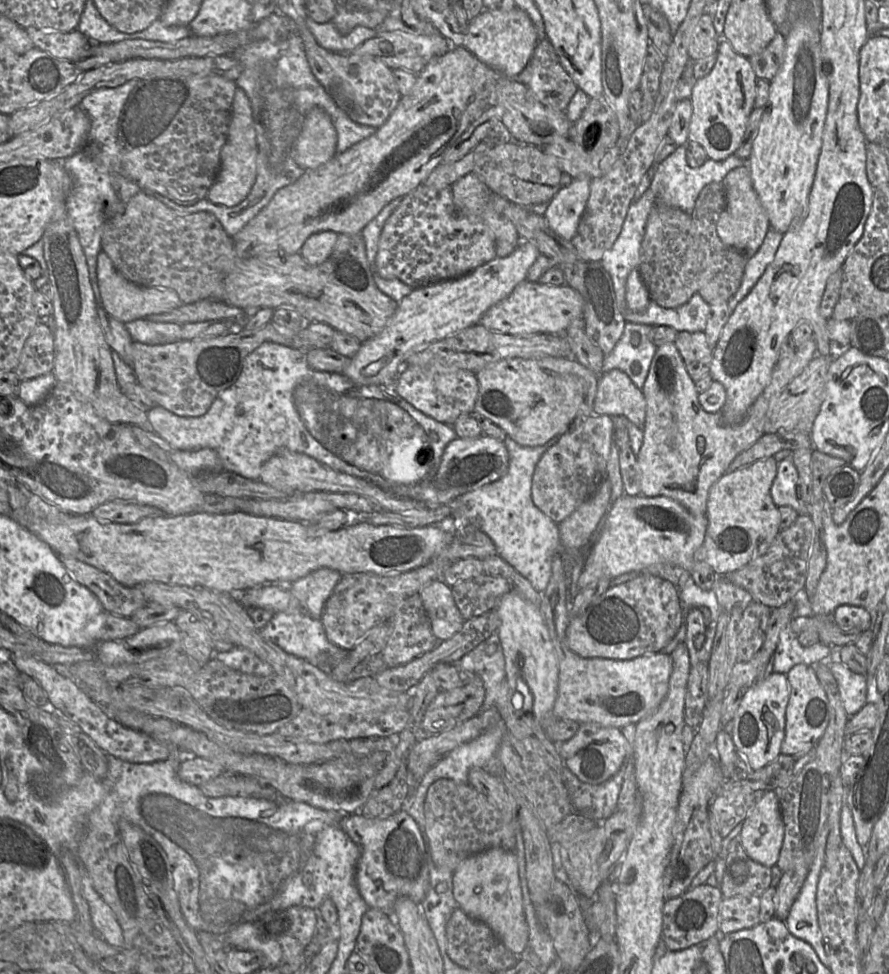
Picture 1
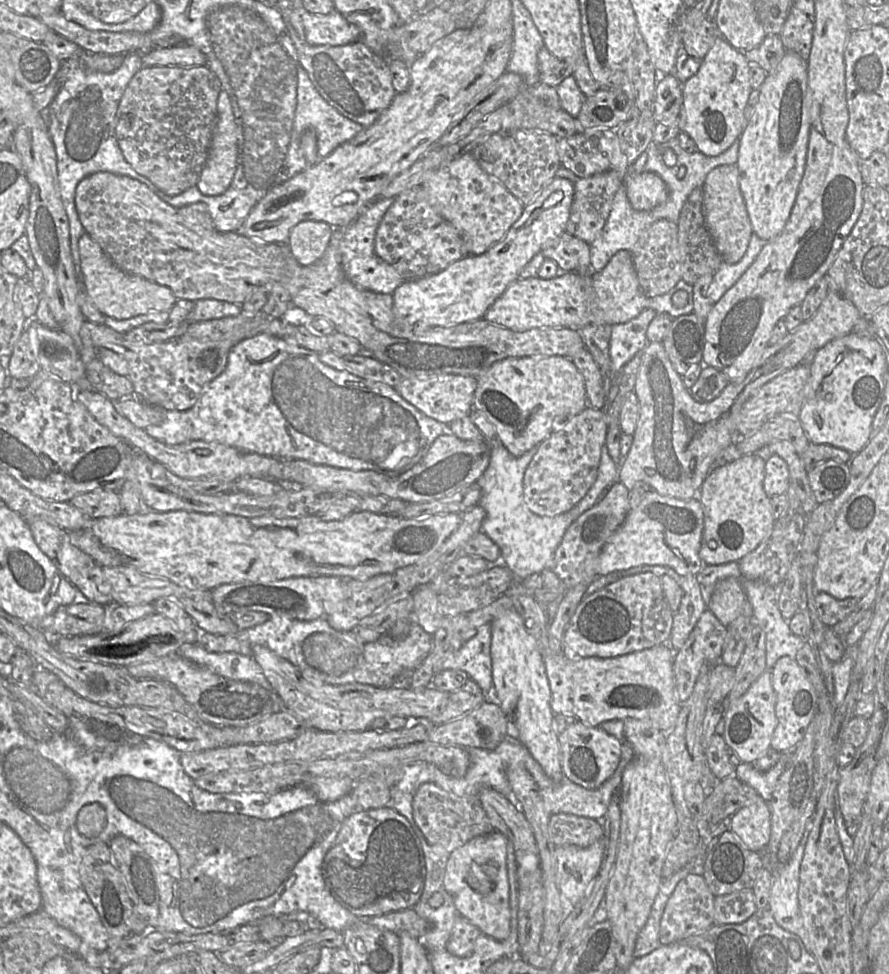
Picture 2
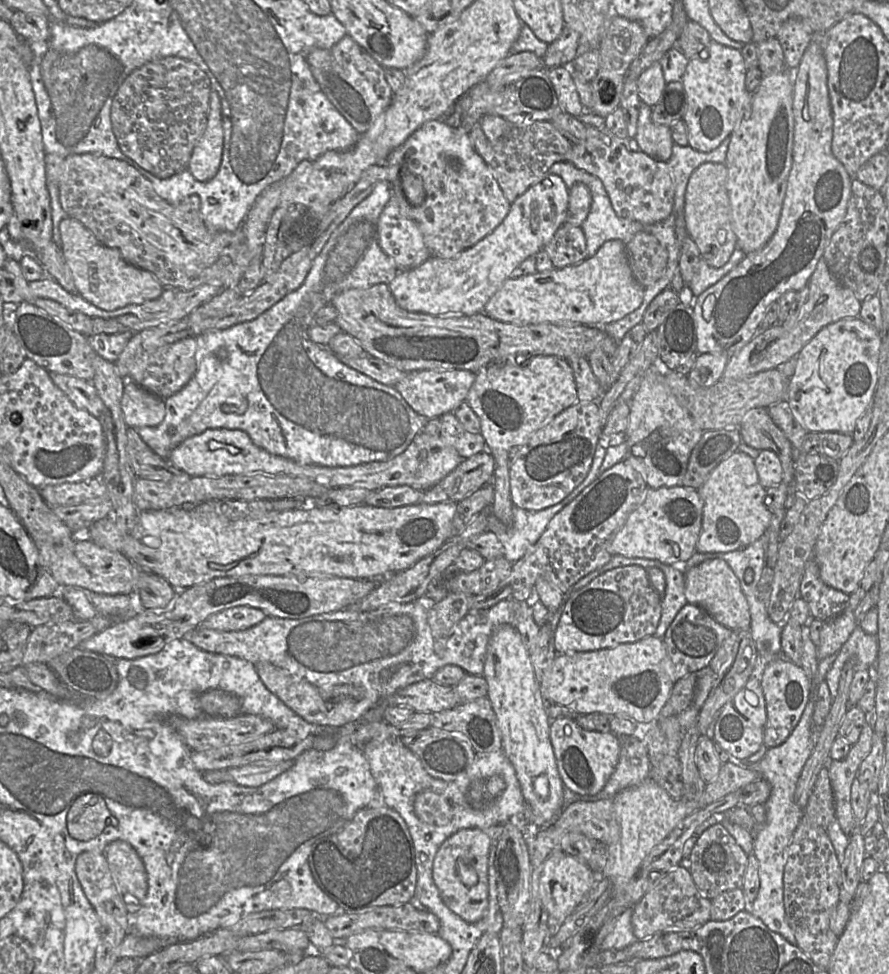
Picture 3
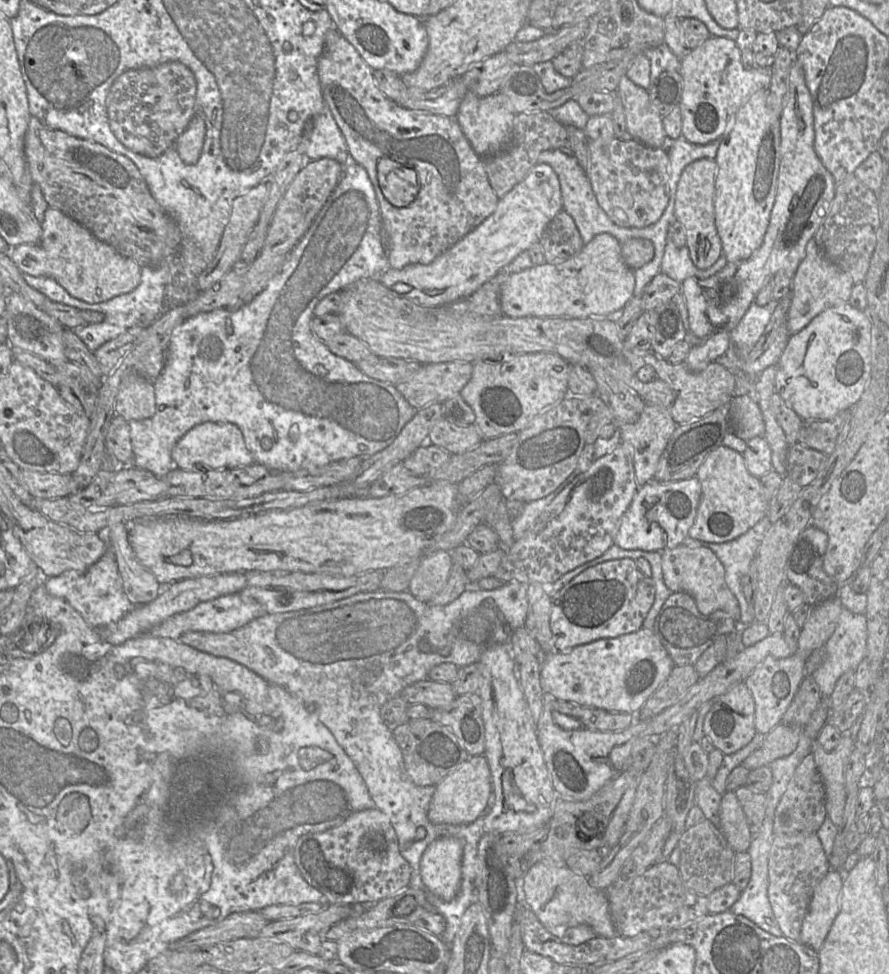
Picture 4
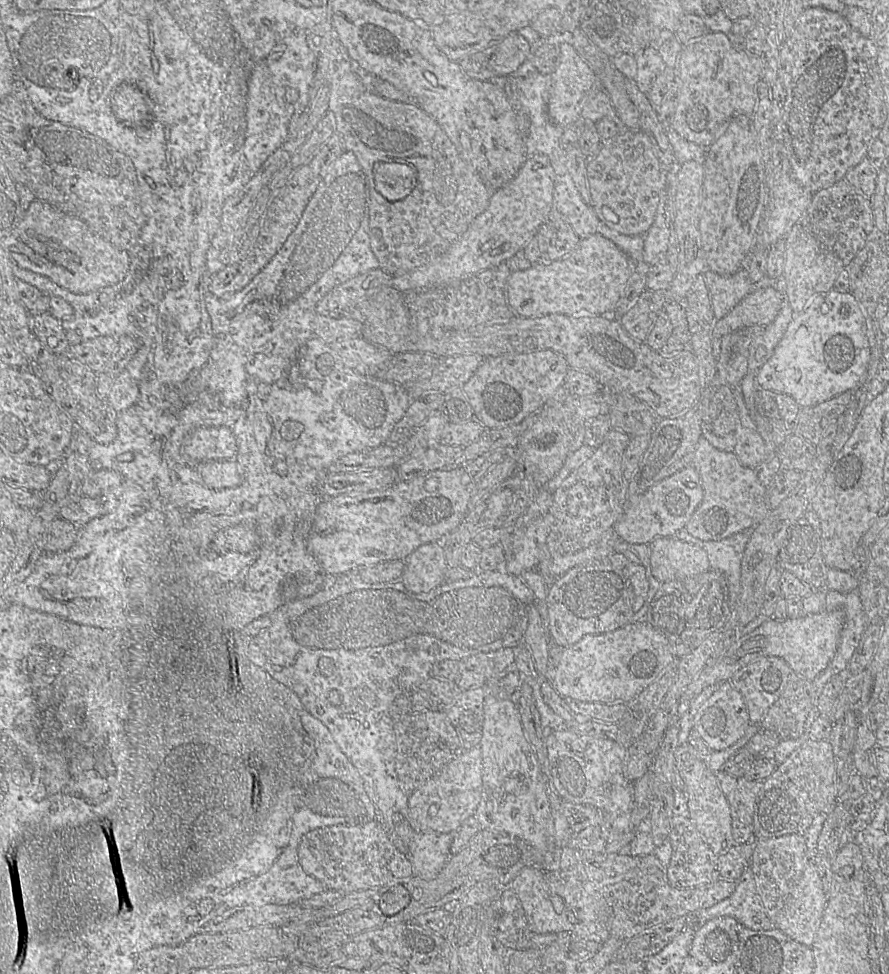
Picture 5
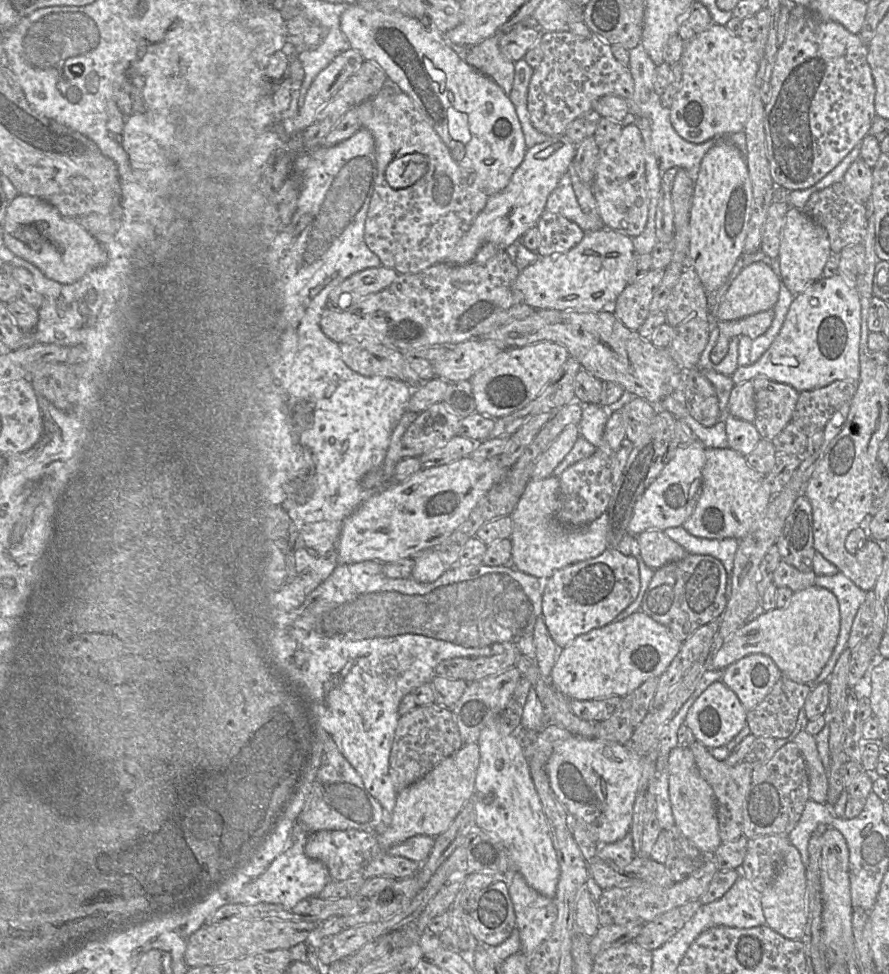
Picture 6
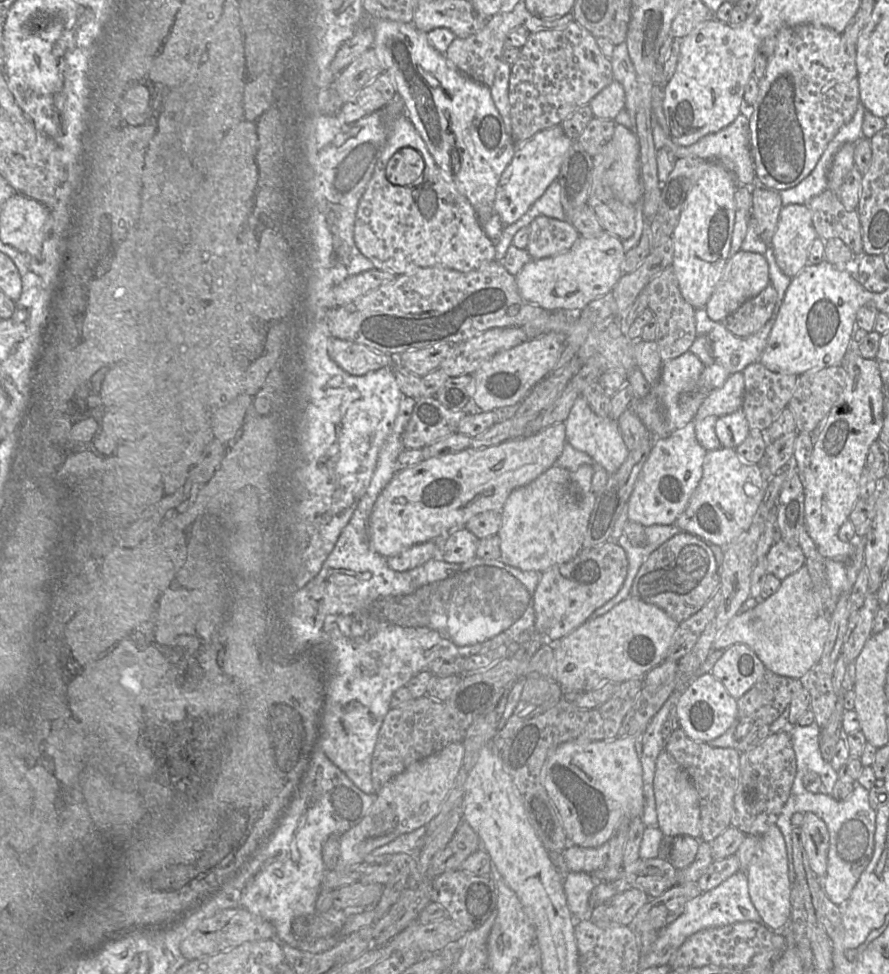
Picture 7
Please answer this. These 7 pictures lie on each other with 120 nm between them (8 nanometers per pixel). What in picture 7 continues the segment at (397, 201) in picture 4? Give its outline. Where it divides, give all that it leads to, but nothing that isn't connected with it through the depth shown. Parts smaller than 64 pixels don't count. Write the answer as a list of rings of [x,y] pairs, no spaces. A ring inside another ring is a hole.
[[[413,148],[398,150],[386,166],[388,181],[398,186],[412,186],[421,181],[425,164],[422,156]]]

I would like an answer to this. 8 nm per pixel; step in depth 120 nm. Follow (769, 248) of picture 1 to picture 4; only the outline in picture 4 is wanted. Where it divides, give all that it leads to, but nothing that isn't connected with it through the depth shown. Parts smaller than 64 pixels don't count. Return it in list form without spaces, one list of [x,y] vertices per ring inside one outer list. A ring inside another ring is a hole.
[[[668,231],[668,239],[661,261],[661,273],[669,276],[679,284],[690,277],[707,279],[721,271],[727,264],[727,259],[722,255],[710,268],[698,269],[689,256],[688,248],[677,247],[669,239]]]

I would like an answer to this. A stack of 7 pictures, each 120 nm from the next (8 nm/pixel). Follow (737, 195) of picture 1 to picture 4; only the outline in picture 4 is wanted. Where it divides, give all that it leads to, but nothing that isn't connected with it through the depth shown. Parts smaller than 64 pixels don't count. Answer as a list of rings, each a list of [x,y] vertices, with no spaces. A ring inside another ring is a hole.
[[[699,159],[688,164],[681,173],[676,190],[675,217],[684,227],[689,256],[701,270],[710,268],[722,256],[722,244],[714,217],[717,169],[717,163],[712,159]]]

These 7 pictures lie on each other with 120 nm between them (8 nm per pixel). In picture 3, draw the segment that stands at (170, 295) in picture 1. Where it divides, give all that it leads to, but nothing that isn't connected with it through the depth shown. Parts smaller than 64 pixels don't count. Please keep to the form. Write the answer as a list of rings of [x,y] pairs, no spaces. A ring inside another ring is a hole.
[[[66,217],[59,223],[60,248],[71,270],[76,293],[95,307],[110,311],[129,304],[142,304],[161,296],[164,286],[148,271],[127,263],[117,249],[101,244],[97,238],[79,221]]]

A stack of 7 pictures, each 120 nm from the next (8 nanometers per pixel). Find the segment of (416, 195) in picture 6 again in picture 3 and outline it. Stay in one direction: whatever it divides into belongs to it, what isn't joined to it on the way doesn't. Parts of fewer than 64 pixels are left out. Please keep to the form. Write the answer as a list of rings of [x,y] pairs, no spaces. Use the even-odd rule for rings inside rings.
[[[346,35],[330,49],[315,49],[307,62],[320,89],[333,108],[357,131],[366,133],[389,107],[393,92],[385,79],[385,69]],[[432,120],[423,124],[412,135],[409,136],[403,145],[389,154],[385,165],[387,166],[387,180],[385,181],[388,182],[391,186],[391,198],[393,198],[395,195],[396,201],[400,207],[401,214],[417,223],[422,233],[424,243],[430,250],[432,257],[439,259],[455,258],[464,250],[474,246],[488,234],[493,232],[502,223],[510,211],[511,203],[505,198],[503,191],[501,190],[490,168],[474,150],[468,133],[462,127],[452,127],[443,120]],[[401,169],[402,171],[407,171],[416,175],[422,182],[422,185],[425,189],[425,198],[424,201],[419,204],[419,206],[411,206],[404,196],[401,184]]]

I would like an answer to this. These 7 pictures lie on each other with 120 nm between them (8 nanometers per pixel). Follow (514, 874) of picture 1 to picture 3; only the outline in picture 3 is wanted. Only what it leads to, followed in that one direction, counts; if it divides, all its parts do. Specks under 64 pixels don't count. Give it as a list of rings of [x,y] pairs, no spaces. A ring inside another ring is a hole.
[[[504,825],[487,829],[461,829],[449,836],[439,847],[432,877],[444,904],[468,923],[477,923],[489,907],[489,852],[494,839],[504,831]]]

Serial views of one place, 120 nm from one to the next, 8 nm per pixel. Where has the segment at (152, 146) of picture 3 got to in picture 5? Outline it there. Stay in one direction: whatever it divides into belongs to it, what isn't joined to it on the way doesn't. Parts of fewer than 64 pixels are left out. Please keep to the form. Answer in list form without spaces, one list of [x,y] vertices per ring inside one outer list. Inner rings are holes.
[[[123,83],[114,90],[111,108],[117,120],[130,127],[146,125],[152,116],[149,98],[129,83]]]

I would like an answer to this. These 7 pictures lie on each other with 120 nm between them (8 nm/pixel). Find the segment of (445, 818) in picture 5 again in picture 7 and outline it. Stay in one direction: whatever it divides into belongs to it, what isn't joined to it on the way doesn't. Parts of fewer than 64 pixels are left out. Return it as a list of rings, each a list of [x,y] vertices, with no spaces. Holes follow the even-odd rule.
[[[462,742],[451,743],[440,751],[412,763],[388,781],[377,793],[369,814],[340,835],[340,855],[335,869],[345,869],[363,862],[371,853],[402,834],[428,825],[441,810],[452,789],[464,758]]]

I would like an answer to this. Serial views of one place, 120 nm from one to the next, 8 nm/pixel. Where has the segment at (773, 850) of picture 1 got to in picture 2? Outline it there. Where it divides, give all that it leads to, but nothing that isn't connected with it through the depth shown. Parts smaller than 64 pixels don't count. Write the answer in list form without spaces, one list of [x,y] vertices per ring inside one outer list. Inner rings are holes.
[[[763,798],[743,807],[731,818],[731,830],[750,850],[767,850],[772,831],[772,812],[770,804]]]

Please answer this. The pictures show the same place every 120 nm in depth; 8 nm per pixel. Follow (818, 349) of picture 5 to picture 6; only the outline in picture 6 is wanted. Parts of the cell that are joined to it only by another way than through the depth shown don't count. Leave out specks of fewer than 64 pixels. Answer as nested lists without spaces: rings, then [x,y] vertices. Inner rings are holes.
[[[840,273],[821,277],[794,296],[780,332],[767,351],[750,366],[739,366],[731,375],[735,385],[764,377],[788,384],[798,392],[827,386],[836,380],[857,381],[861,306],[854,286]]]

